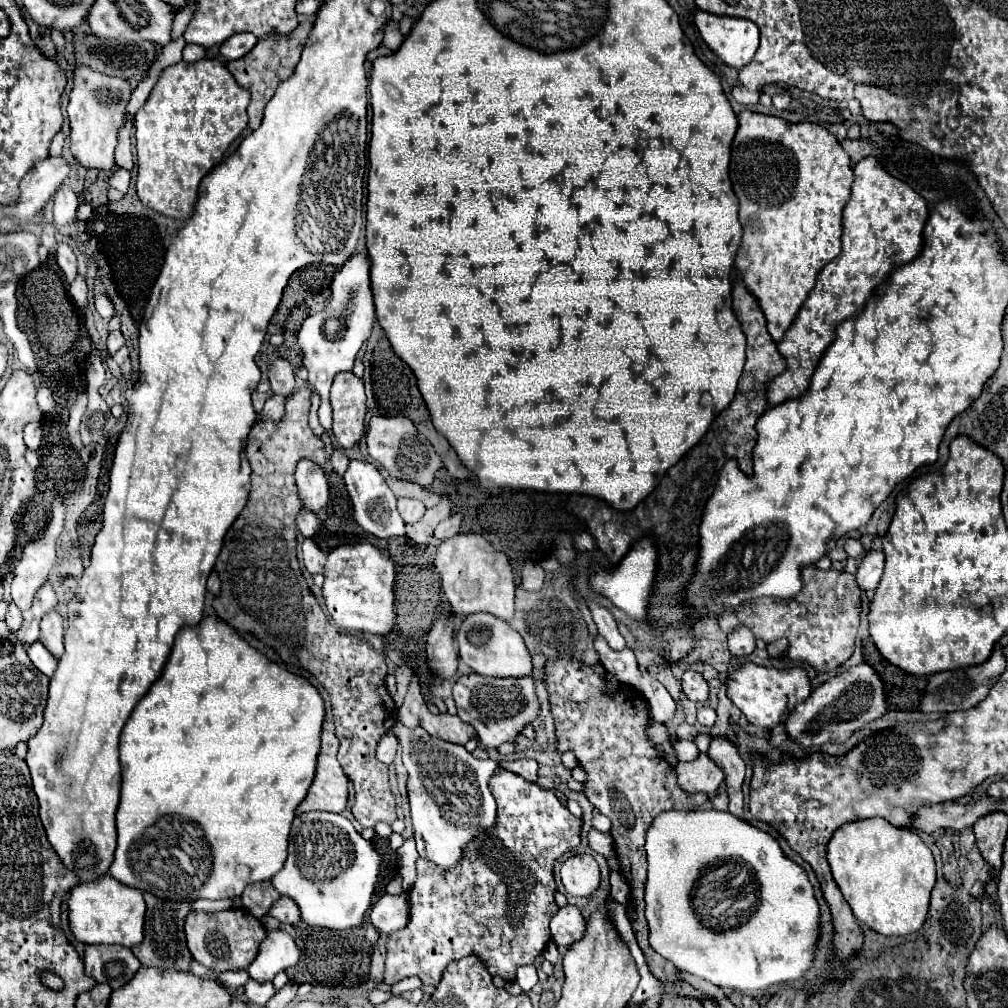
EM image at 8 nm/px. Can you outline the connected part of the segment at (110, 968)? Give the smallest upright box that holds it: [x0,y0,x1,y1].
[85,945,139,989]

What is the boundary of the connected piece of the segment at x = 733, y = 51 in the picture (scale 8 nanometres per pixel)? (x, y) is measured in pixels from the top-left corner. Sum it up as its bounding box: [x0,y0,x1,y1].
[695,9,759,69]

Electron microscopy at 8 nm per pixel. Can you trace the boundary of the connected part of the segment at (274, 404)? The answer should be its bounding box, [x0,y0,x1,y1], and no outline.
[259,395,285,421]

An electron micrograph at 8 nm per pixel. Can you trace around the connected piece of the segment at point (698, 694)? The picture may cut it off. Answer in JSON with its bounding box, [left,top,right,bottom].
[681,671,709,701]

